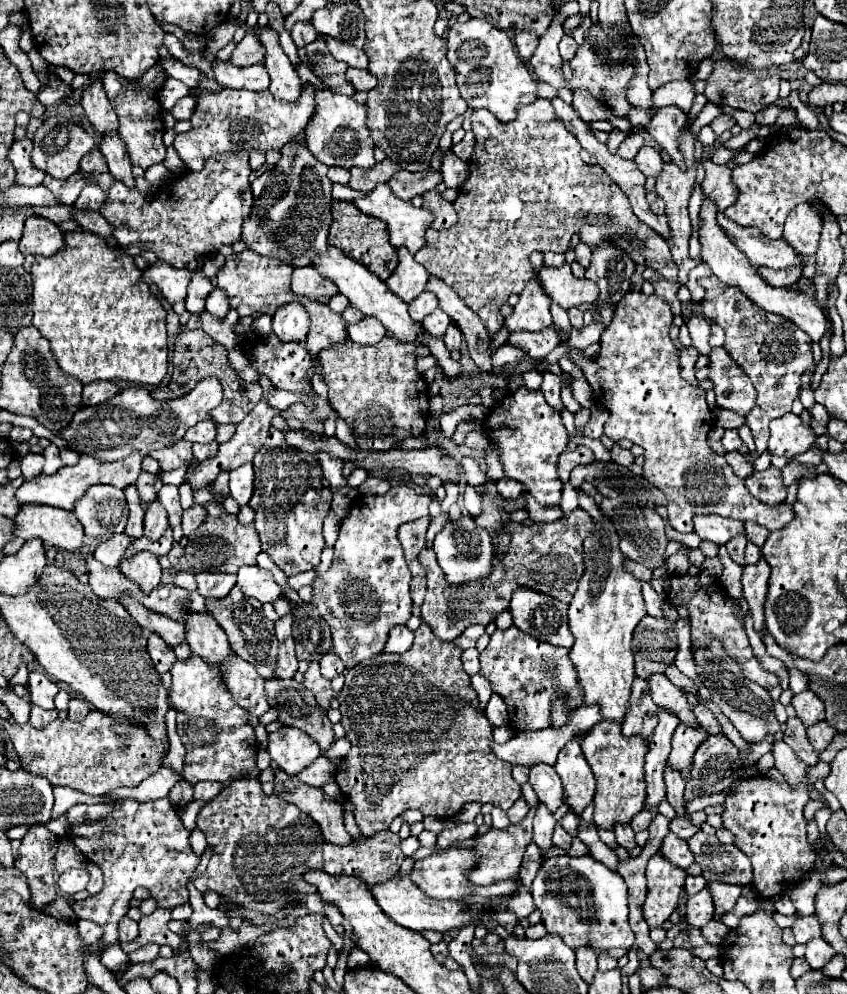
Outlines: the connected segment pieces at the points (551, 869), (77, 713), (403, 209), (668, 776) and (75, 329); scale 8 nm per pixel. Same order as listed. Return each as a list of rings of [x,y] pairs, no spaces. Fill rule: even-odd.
[[[553,856],[543,860],[531,894],[543,912],[541,922],[549,934],[561,936],[569,948],[631,948],[635,936],[627,922],[627,886],[623,878],[605,864],[585,856]]]
[[[71,698],[71,702],[69,702],[69,720],[73,720],[73,722],[81,722],[81,720],[85,720],[85,716],[89,714],[89,710],[91,710],[91,706],[89,706],[89,702],[85,702],[85,700],[79,700],[79,698]]]
[[[377,184],[377,188],[373,188],[373,192],[367,192],[363,194],[363,198],[355,198],[353,204],[365,212],[367,216],[373,216],[373,218],[379,218],[379,220],[385,220],[387,226],[389,226],[389,234],[391,234],[391,244],[395,248],[401,248],[405,246],[411,254],[415,254],[423,244],[425,244],[425,230],[429,228],[429,224],[433,222],[433,216],[431,212],[423,210],[423,208],[415,208],[411,202],[403,202],[399,198],[395,198],[389,190],[387,184]]]
[[[665,768],[665,786],[667,786],[665,800],[675,808],[677,816],[685,816],[685,800],[683,800],[685,780],[681,772],[673,772],[671,768]]]
[[[67,232],[65,234],[65,246],[49,256],[49,258],[43,258],[43,256],[37,256],[35,264],[31,266],[31,276],[33,276],[33,326],[49,340],[51,344],[51,352],[57,360],[57,364],[63,368],[65,374],[69,376],[75,376],[77,380],[81,380],[83,384],[89,384],[93,380],[111,380],[111,382],[133,382],[133,384],[141,384],[141,386],[159,386],[163,382],[163,378],[167,375],[168,371],[168,339],[166,328],[166,310],[161,306],[161,302],[157,300],[157,296],[151,294],[149,286],[139,282],[139,276],[141,276],[141,270],[135,266],[133,258],[127,256],[121,248],[117,250],[111,250],[105,240],[101,236],[95,236],[91,232]]]

